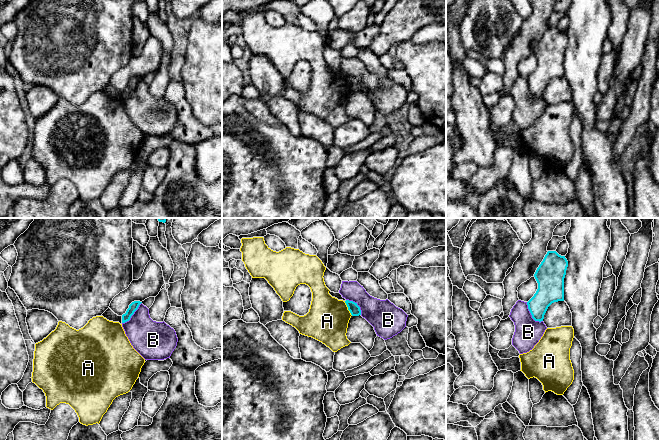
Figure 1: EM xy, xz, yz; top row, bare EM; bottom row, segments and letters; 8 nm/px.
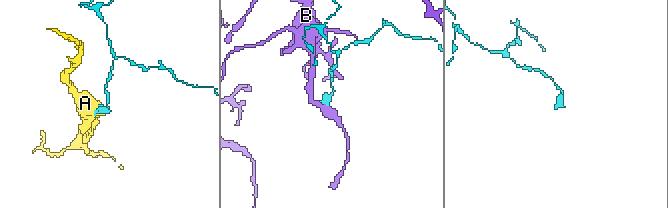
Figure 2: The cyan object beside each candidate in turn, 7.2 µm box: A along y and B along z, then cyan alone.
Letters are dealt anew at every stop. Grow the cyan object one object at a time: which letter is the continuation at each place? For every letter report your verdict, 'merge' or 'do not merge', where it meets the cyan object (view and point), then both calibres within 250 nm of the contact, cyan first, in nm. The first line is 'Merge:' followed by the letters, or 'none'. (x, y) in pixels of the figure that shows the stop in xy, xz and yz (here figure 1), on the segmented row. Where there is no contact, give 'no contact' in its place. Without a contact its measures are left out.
Merge: none
A: do not merge; contact xz (348, 308); calibres 90 and 340 nm
B: do not merge; contact yz (531, 314); calibres 200 and 220 nm

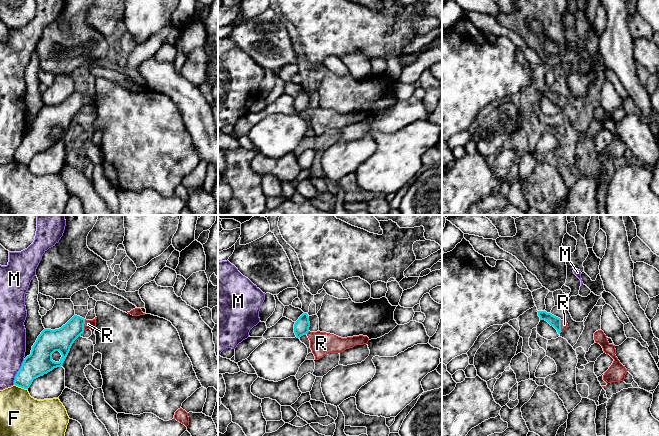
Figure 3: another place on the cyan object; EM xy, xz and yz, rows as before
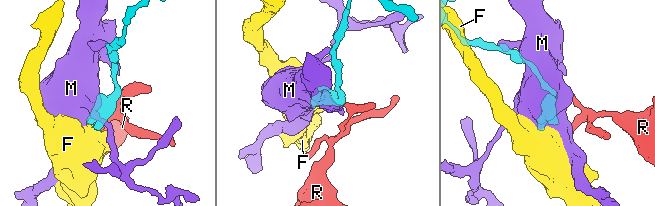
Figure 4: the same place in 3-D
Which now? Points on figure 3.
Merge: R
F: do not merge; contact xy (20, 386); calibres 200 and 340 nm
M: do not merge; contact xy (17, 372); calibres 200 and 200 nm
R: merge; contact xy (84, 323); calibres 180 and 70 nm

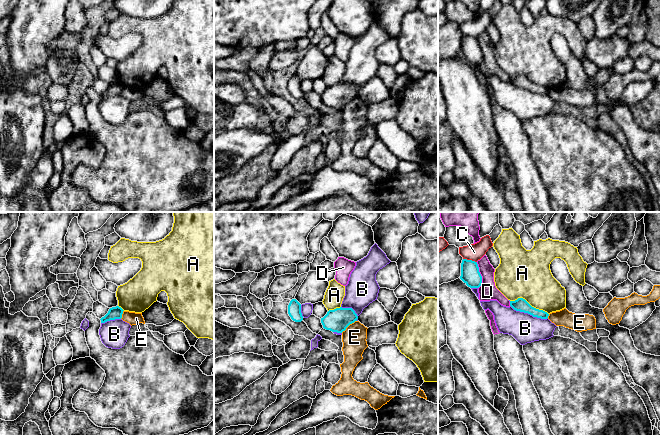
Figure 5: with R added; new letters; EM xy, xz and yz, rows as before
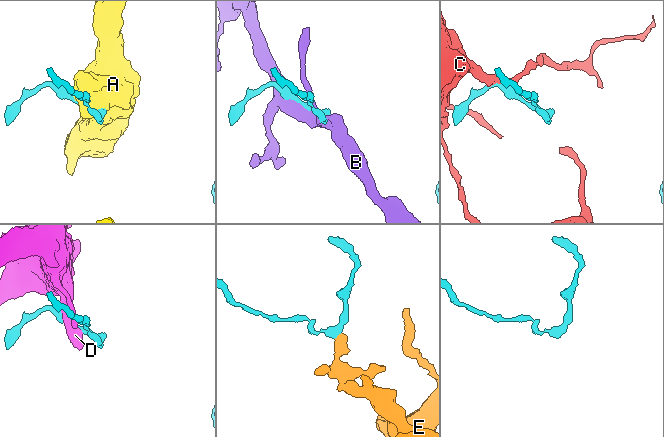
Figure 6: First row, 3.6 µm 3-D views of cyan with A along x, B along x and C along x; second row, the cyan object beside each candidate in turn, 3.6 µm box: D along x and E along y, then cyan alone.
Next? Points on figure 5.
Merge: none
A: do not merge; contact yz (528, 303); calibres 100 and 380 nm
B: do not merge; contact yz (529, 313); calibres 100 and 240 nm
C: do not merge; contact yz (470, 260); calibres 150 and 140 nm
D: do not merge; contact yz (480, 275); calibres 150 and 150 nm
E: do not merge; contact xz (348, 325); calibres 190 and 190 nm

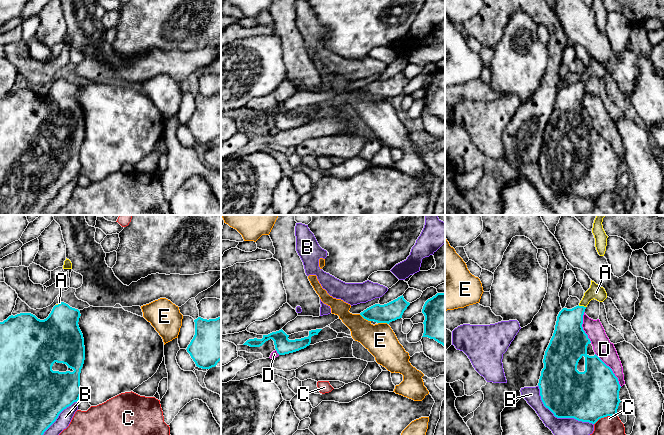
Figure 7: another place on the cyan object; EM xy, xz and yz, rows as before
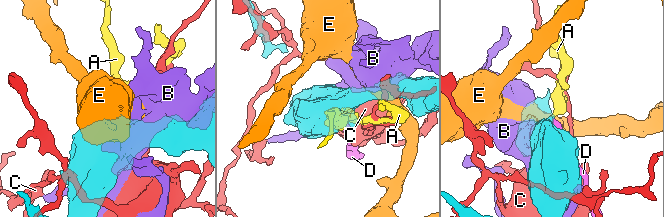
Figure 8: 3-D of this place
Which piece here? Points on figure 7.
Merge: A
A: merge; contact yz (582, 306); calibres 240 and 120 nm
B: do not merge; contact yz (559, 417); calibres 400 and 140 nm
C: do not merge; contact yz (605, 416); calibres 400 and 160 nm
D: do not merge; contact yz (611, 370); calibres 400 and 160 nm
E: do not merge; contact xz (365, 318); calibres 150 and 260 nm

